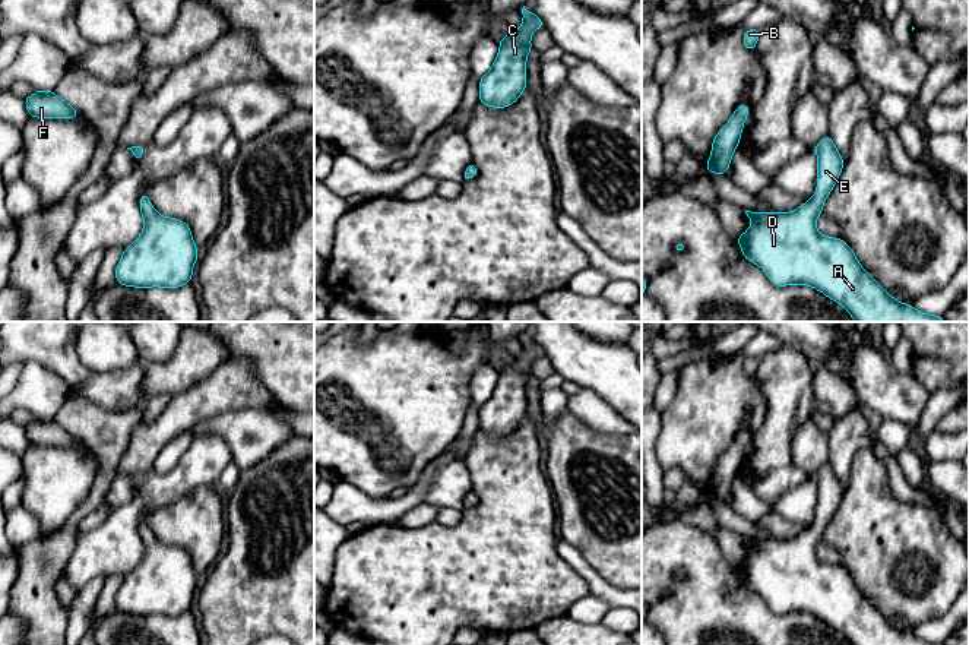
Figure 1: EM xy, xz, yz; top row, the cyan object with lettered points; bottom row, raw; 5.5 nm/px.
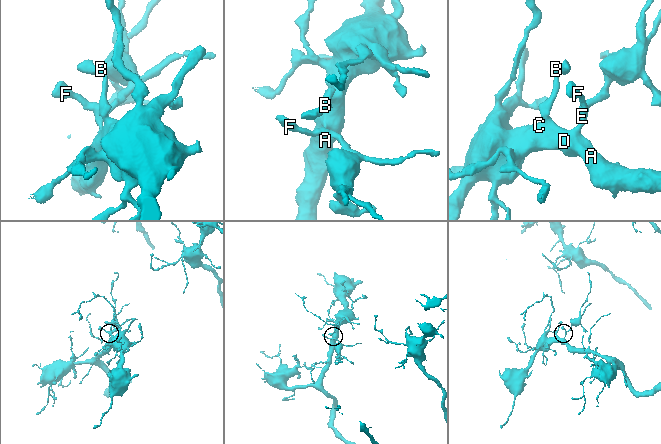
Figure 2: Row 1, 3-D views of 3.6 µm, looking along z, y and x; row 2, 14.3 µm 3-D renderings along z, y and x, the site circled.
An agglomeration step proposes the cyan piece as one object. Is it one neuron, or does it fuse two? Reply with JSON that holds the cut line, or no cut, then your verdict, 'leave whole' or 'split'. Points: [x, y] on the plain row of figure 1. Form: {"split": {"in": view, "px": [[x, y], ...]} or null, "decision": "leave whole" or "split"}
{"split": null, "decision": "leave whole"}

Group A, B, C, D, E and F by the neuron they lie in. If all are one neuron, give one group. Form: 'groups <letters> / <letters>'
groups A B C D E F

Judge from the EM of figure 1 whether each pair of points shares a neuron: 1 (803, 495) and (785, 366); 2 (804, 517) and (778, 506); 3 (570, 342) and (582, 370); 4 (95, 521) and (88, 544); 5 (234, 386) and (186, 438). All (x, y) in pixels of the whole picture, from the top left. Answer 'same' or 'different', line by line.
1: different
2: same
3: same
4: different
5: different

